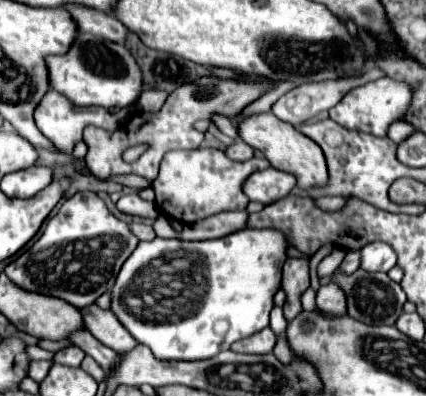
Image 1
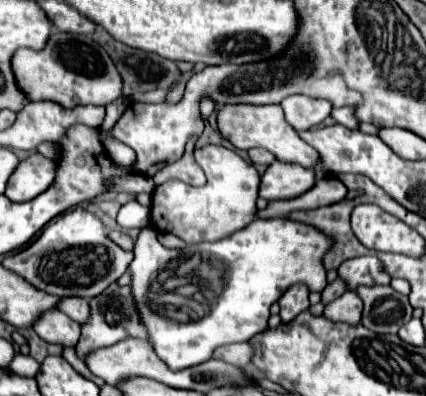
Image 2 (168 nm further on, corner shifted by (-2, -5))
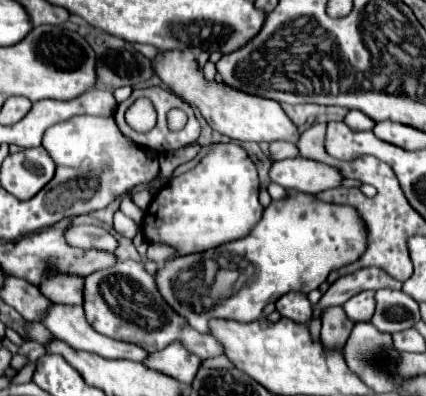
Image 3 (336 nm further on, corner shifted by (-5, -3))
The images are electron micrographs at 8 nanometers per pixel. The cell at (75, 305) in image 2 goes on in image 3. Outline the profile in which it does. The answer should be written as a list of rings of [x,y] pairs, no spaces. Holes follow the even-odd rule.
[[[48,277],[40,291],[52,301],[62,305],[82,305],[84,303],[84,281],[80,277]]]

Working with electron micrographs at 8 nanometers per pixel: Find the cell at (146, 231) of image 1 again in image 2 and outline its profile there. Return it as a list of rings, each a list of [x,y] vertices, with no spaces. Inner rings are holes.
[[[109,231],[109,239],[117,243],[125,251],[133,251],[133,241],[123,233],[123,231]]]

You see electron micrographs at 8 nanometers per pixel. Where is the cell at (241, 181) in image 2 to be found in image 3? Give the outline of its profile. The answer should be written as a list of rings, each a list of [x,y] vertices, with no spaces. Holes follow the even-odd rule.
[[[228,143],[214,145],[194,169],[174,177],[158,193],[154,193],[144,215],[144,235],[148,243],[168,243],[182,253],[200,253],[204,249],[240,239],[260,221],[264,207],[258,201],[260,181],[254,161],[246,149]]]

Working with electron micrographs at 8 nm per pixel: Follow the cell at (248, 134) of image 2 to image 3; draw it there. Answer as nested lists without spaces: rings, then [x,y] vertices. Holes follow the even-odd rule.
[[[164,53],[156,59],[156,75],[170,85],[182,99],[188,103],[196,105],[206,119],[206,123],[234,139],[234,141],[254,141],[254,143],[272,143],[272,141],[290,141],[292,145],[298,143],[300,131],[298,127],[290,121],[290,117],[284,113],[282,105],[272,101],[272,99],[260,99],[256,95],[240,93],[236,89],[228,89],[224,83],[208,83],[202,73],[198,71],[196,59],[192,53]]]

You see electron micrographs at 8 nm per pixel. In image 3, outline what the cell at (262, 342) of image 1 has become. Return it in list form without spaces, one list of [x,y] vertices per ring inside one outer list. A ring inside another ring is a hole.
[[[120,261],[116,269],[102,269],[100,273],[92,273],[92,277],[86,277],[84,281],[84,313],[86,321],[102,335],[118,341],[128,341],[134,345],[140,345],[142,349],[148,349],[150,353],[164,349],[176,337],[192,349],[200,359],[212,359],[218,355],[224,355],[224,347],[216,341],[212,335],[200,335],[194,329],[188,329],[168,305],[164,305],[164,299],[160,293],[156,293],[154,277],[144,271],[142,263],[136,261]]]

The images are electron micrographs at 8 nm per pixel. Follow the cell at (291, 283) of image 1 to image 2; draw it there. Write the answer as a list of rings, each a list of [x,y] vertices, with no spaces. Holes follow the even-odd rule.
[[[301,283],[289,287],[281,299],[279,299],[279,305],[281,305],[281,311],[279,311],[279,317],[283,323],[289,323],[293,321],[301,311],[307,311],[309,309],[309,289]]]

